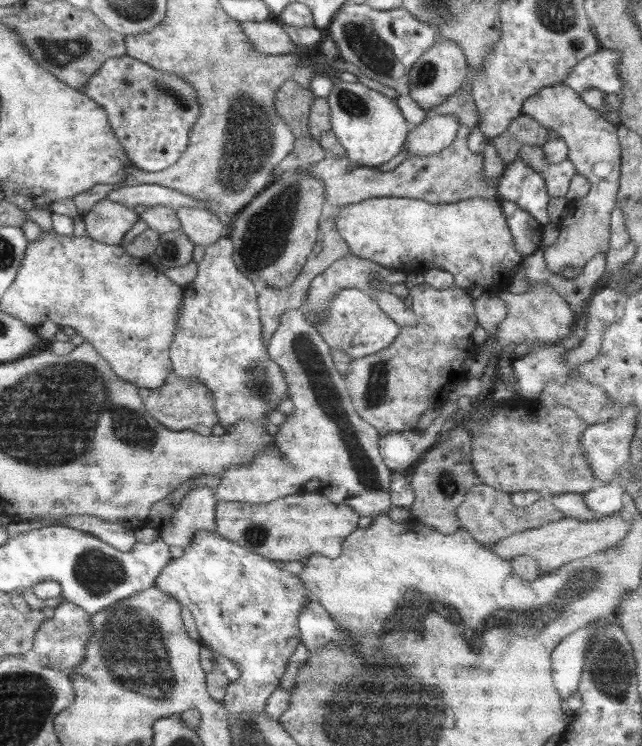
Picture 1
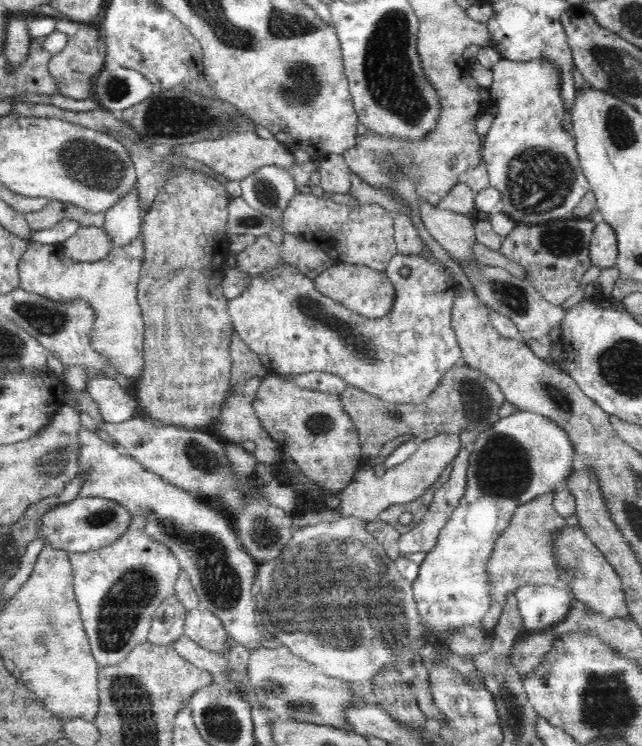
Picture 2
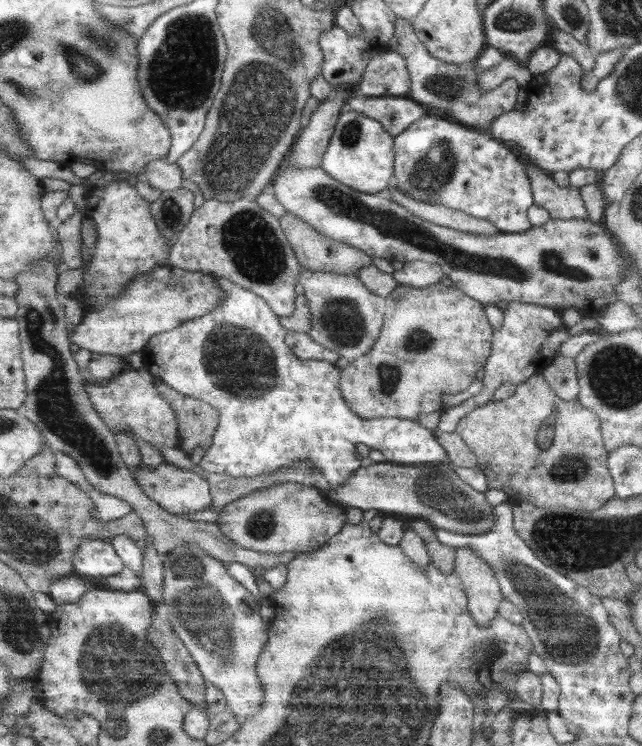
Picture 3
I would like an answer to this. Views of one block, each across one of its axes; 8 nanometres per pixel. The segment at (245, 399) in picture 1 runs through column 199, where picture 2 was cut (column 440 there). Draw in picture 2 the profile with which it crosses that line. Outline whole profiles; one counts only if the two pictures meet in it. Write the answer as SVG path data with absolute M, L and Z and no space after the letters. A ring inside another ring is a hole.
M426 248L424 254L418 254L418 256L404 256L397 252L390 260L386 268L386 274L390 279L394 288L396 288L396 296L394 305L391 312L382 316L382 318L370 319L364 316L358 315L356 312L350 311L348 308L341 306L338 302L331 300L330 298L323 296L316 285L314 285L313 279L300 272L296 265L282 263L269 271L260 273L259 275L246 275L249 277L247 287L241 292L242 296L229 300L228 311L233 322L233 328L242 337L242 340L247 344L252 352L260 359L260 362L271 373L284 376L286 374L298 375L306 374L308 372L327 372L333 375L342 377L342 380L346 381L347 385L358 387L362 391L374 395L379 399L382 399L388 403L416 403L422 404L427 396L439 385L442 377L452 368L454 365L461 363L462 351L459 347L454 329L451 327L451 315L452 308L454 308L454 300L456 300L455 292L459 286L458 282L453 278L452 272L444 267L439 261L437 261L432 255L431 251ZM408 266L410 268L410 274L408 276L402 276L400 274L400 268Z

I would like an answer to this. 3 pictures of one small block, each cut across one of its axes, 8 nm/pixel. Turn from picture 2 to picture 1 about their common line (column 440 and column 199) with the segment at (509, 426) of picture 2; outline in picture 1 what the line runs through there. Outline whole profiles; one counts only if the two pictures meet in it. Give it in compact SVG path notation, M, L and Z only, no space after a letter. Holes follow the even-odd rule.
M198 531L192 542L183 548L180 558L172 559L156 577L155 586L167 595L174 597L181 606L190 609L197 631L201 636L200 644L228 658L240 668L240 677L230 681L222 706L230 715L252 717L266 709L266 700L280 687L280 677L284 676L286 665L301 642L297 623L300 613L309 600L309 590L297 575L283 570L280 562L229 541L216 532Z

